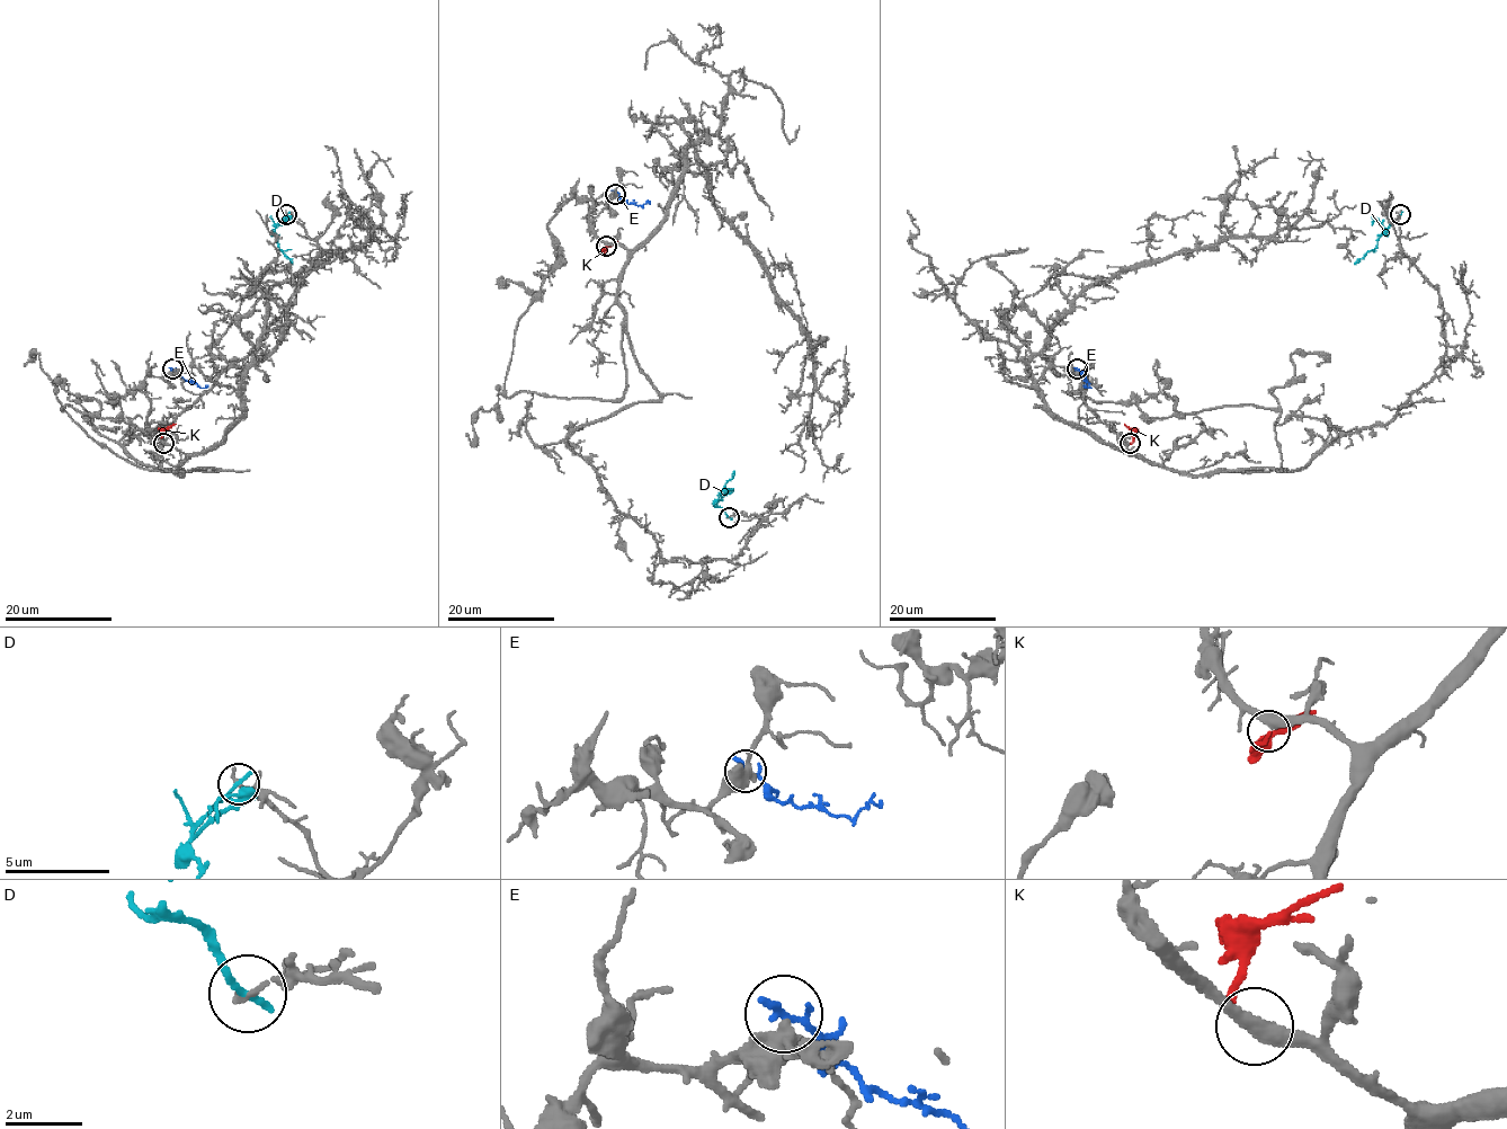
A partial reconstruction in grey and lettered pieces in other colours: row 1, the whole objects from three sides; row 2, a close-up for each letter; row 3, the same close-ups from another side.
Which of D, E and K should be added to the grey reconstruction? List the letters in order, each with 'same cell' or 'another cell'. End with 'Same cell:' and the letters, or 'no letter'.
D: another cell
E: another cell
K: same cell
Same cell: K

